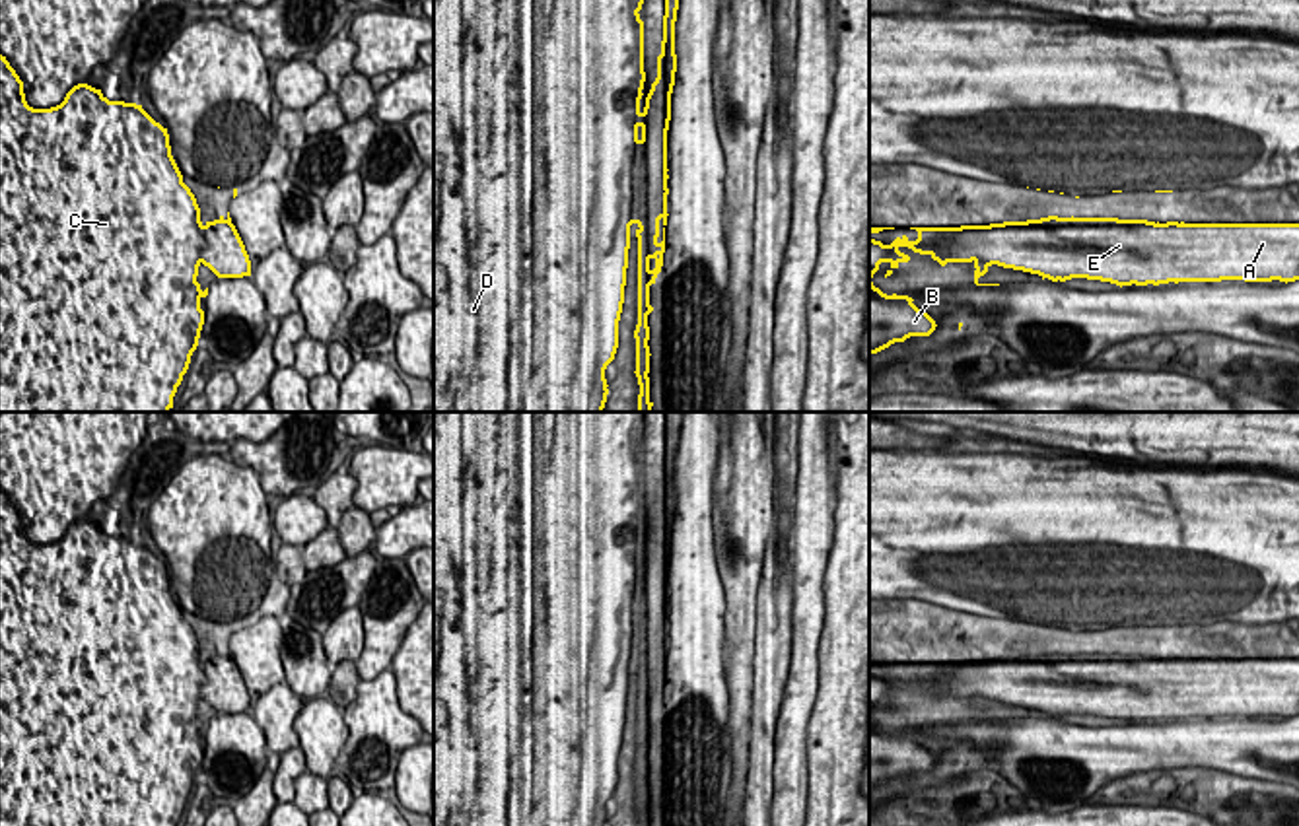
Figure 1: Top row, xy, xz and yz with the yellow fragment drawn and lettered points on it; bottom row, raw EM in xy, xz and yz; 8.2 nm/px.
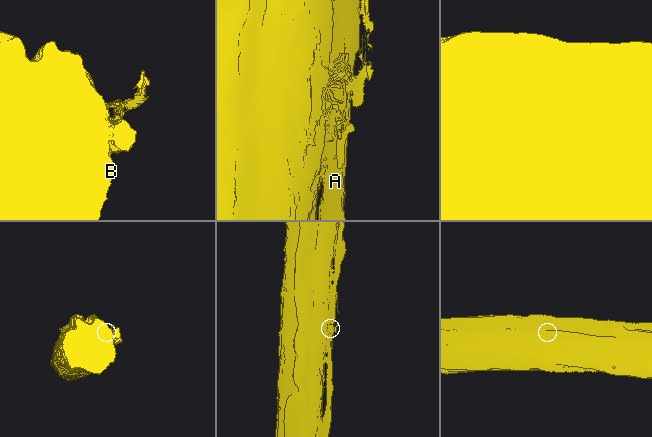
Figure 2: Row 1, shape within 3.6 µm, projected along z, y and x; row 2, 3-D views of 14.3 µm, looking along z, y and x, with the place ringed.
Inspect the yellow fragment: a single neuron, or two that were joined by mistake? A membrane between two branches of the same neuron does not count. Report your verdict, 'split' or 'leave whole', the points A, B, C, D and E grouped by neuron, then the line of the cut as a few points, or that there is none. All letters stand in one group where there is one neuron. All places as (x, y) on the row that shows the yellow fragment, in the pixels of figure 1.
split; groups A E / B C D; cut yz (1117, 218), (996, 224), (951, 236), (928, 253)

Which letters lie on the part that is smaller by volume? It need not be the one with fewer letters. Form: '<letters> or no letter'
A, E

